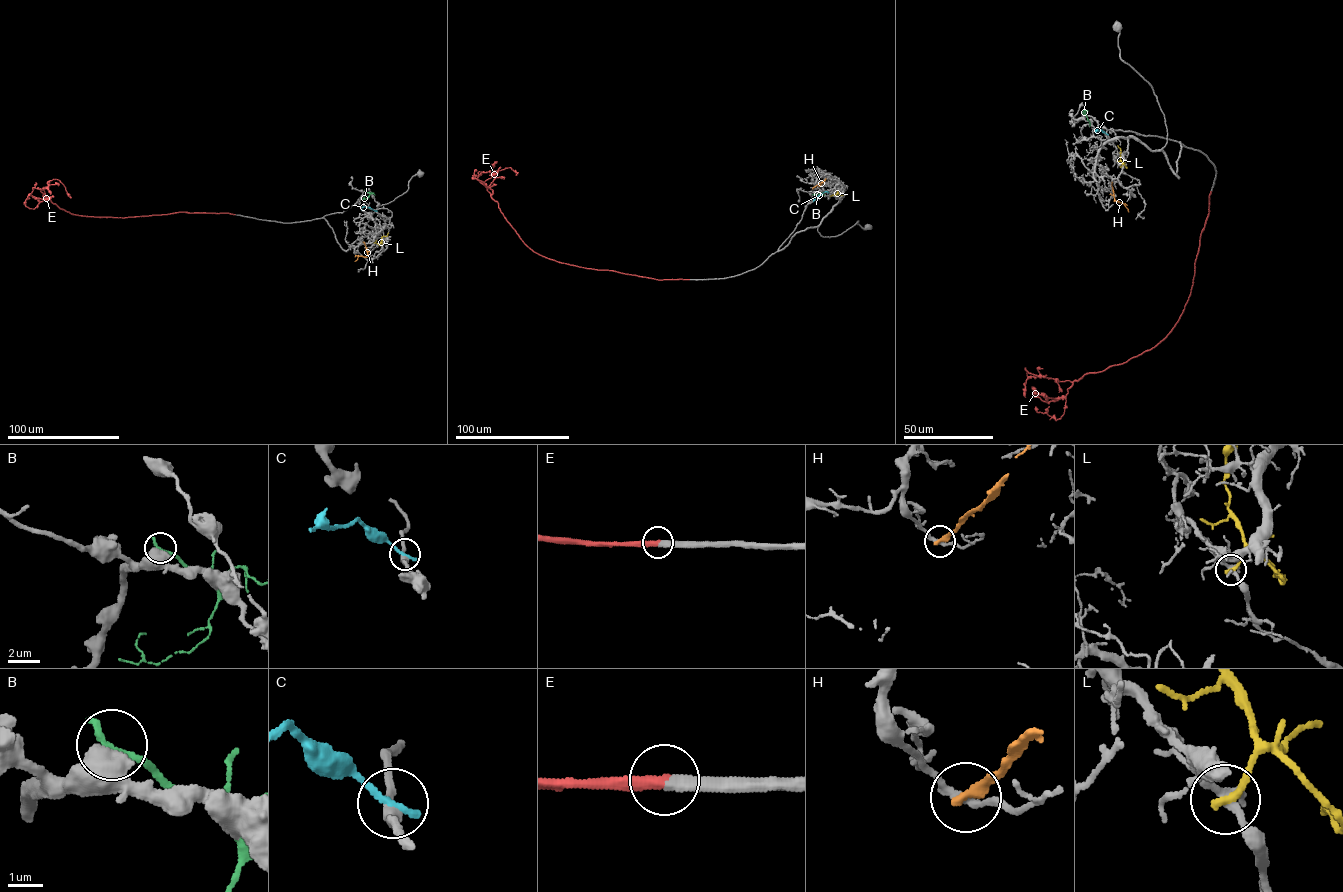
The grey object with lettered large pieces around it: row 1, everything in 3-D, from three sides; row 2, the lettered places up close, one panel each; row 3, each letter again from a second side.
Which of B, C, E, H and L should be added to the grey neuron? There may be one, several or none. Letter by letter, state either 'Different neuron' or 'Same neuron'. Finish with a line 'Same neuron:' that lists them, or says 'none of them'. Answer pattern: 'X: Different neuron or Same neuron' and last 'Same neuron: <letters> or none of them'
B: Different neuron
C: Different neuron
E: Same neuron
H: Different neuron
L: Different neuron
Same neuron: E

